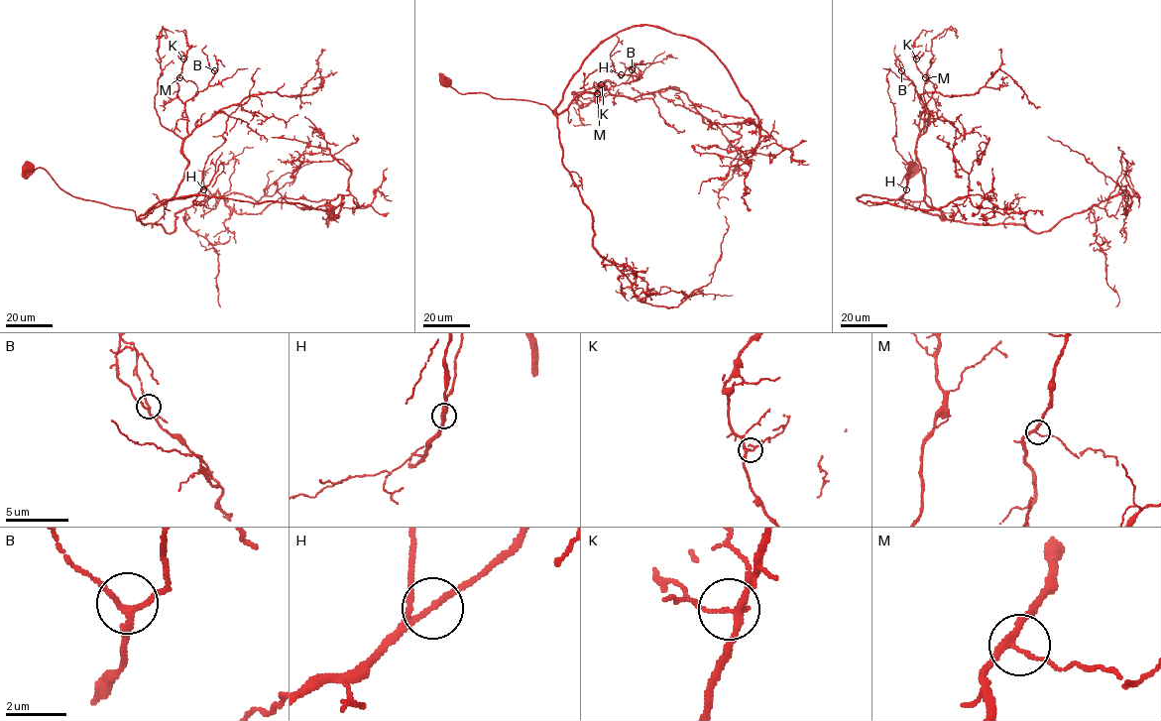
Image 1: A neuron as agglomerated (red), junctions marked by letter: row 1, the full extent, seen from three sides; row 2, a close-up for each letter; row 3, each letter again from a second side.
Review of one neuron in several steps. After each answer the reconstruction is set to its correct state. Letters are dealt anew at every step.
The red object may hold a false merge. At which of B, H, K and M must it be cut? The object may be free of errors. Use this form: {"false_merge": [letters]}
{"false_merge": []}

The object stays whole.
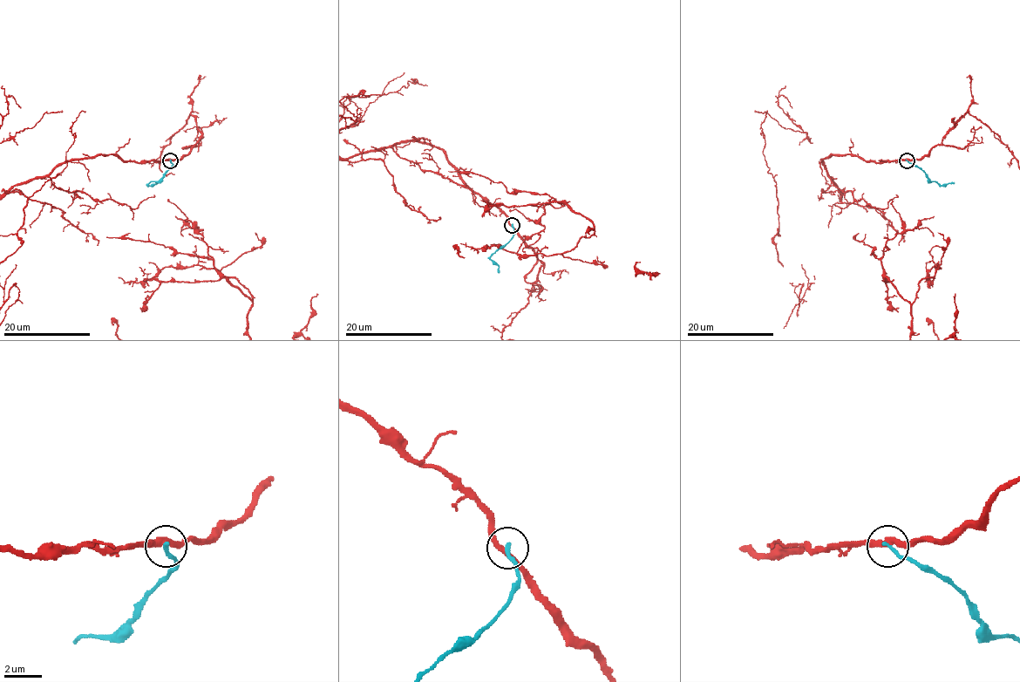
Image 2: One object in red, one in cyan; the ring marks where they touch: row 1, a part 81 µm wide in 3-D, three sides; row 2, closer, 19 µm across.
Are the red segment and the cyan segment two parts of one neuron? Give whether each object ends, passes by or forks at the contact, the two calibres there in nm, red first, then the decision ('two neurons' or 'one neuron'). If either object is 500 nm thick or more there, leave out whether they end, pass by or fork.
red passes by | cyan ends | 280/200 nm | two neurons

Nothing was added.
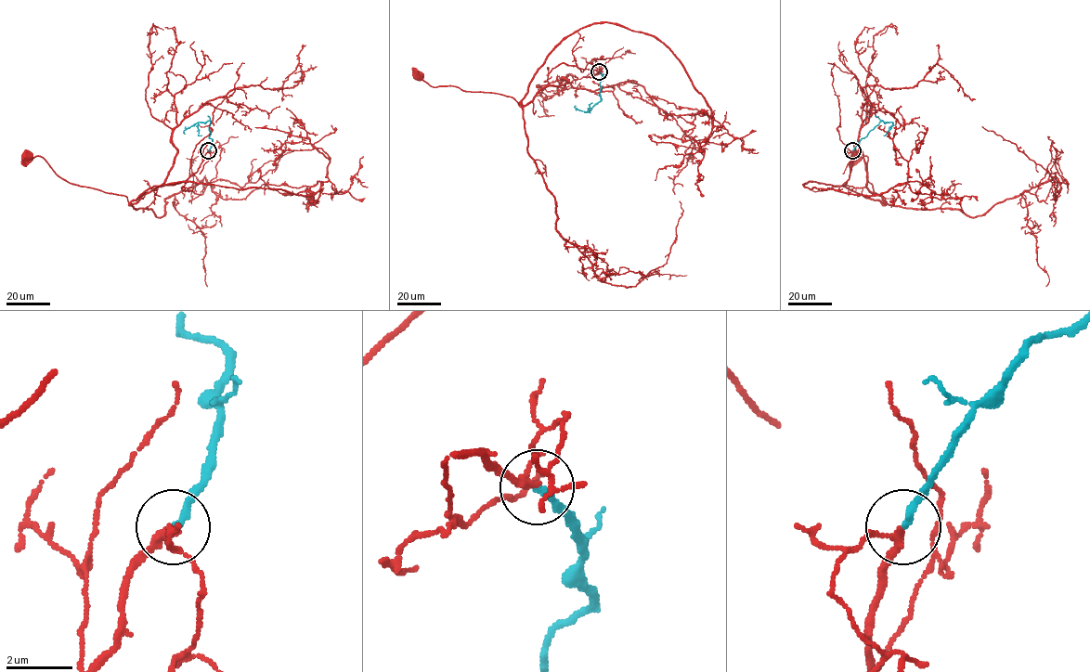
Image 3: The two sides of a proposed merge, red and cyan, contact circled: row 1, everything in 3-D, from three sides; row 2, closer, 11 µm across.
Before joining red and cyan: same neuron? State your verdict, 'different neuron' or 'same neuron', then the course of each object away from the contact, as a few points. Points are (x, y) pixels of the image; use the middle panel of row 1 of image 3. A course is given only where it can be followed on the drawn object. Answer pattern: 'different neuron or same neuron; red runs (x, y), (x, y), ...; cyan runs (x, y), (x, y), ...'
same neuron; red runs (599, 72), (560, 63), (548, 74), (548, 84), (521, 106), (512, 97), (455, 86), (433, 87), (417, 76); cyan runs (599, 72), (603, 79), (600, 100), (586, 111), (576, 106)

